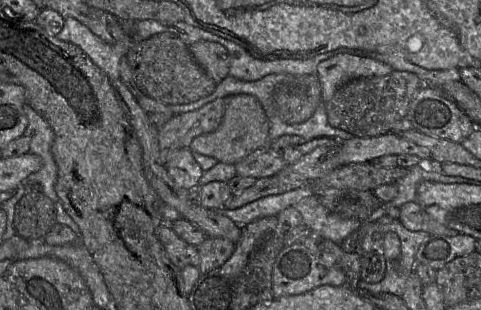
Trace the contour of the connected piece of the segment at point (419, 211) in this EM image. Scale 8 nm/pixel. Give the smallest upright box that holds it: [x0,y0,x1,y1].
[399,202,461,237]

